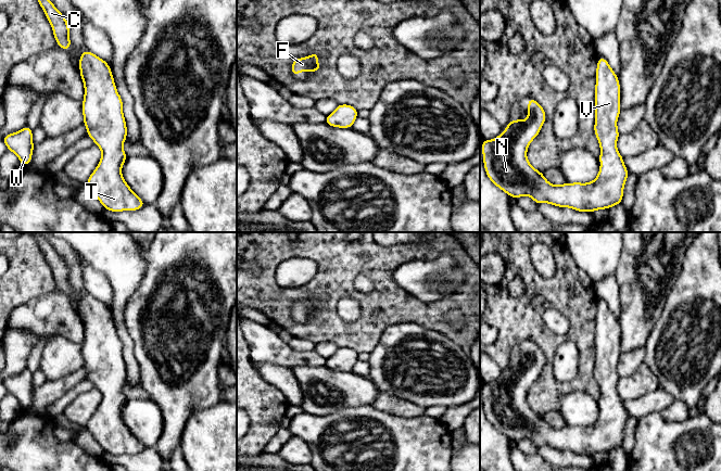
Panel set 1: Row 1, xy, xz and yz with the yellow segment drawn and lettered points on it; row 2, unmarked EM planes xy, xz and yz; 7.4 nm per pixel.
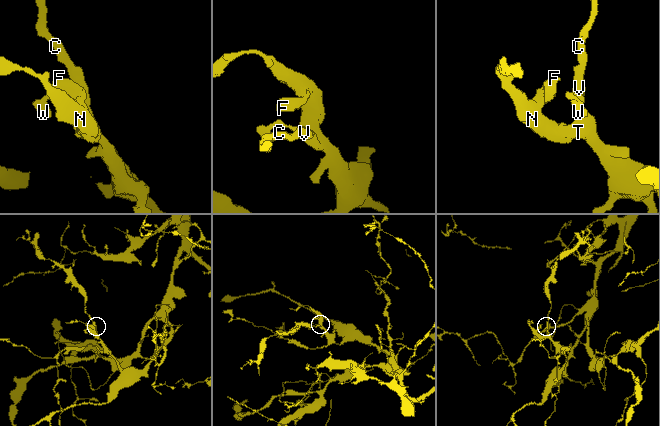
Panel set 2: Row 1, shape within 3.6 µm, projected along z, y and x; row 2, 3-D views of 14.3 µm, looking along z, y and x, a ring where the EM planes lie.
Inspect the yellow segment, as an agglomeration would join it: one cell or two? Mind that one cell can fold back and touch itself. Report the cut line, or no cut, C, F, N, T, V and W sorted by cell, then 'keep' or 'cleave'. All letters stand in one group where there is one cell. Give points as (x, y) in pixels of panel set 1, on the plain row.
no cut; C F N T V W; keep

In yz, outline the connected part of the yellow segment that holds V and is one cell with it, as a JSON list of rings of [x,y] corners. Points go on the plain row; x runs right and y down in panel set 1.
[[[599,300],[595,328],[594,375],[600,390],[600,411],[595,423],[581,427],[549,427],[527,402],[529,387],[545,366],[545,354],[534,342],[528,342],[528,362],[507,367],[496,382],[482,384],[483,407],[489,422],[510,441],[530,438],[539,448],[549,446],[578,455],[593,456],[621,447],[624,427],[630,418],[617,392],[620,327],[607,303]]]

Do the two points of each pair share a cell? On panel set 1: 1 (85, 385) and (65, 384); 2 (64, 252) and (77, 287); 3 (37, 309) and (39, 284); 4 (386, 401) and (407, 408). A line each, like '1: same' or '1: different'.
1: different
2: same
3: different
4: same

